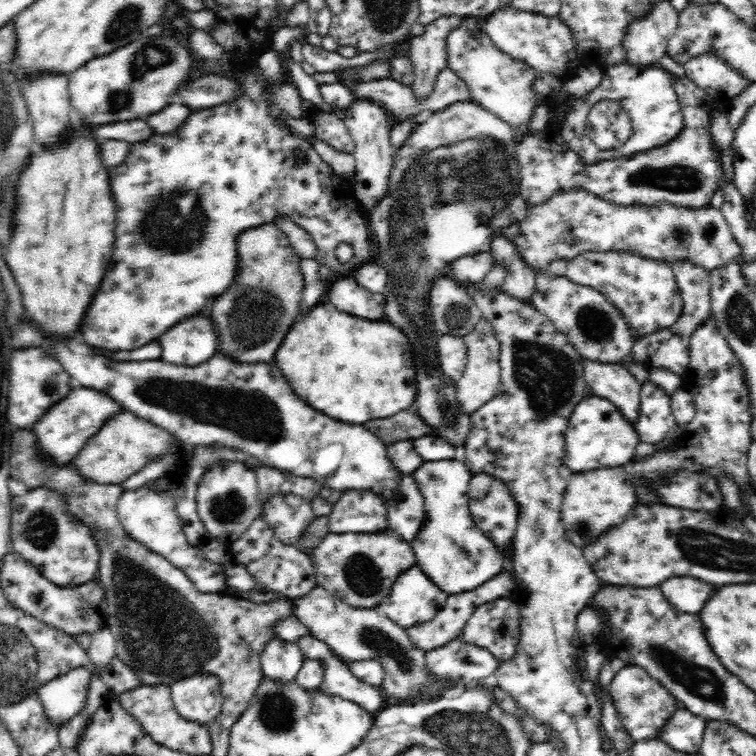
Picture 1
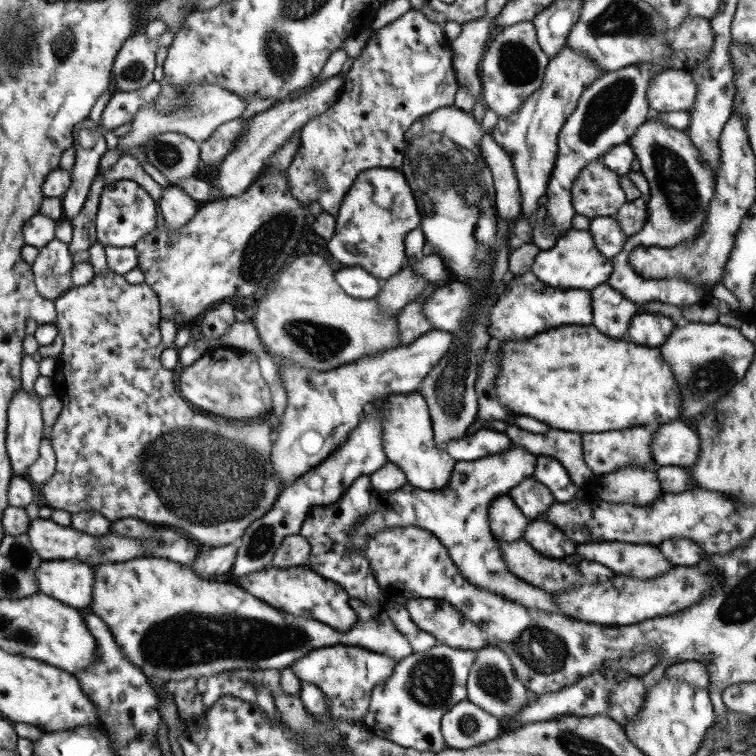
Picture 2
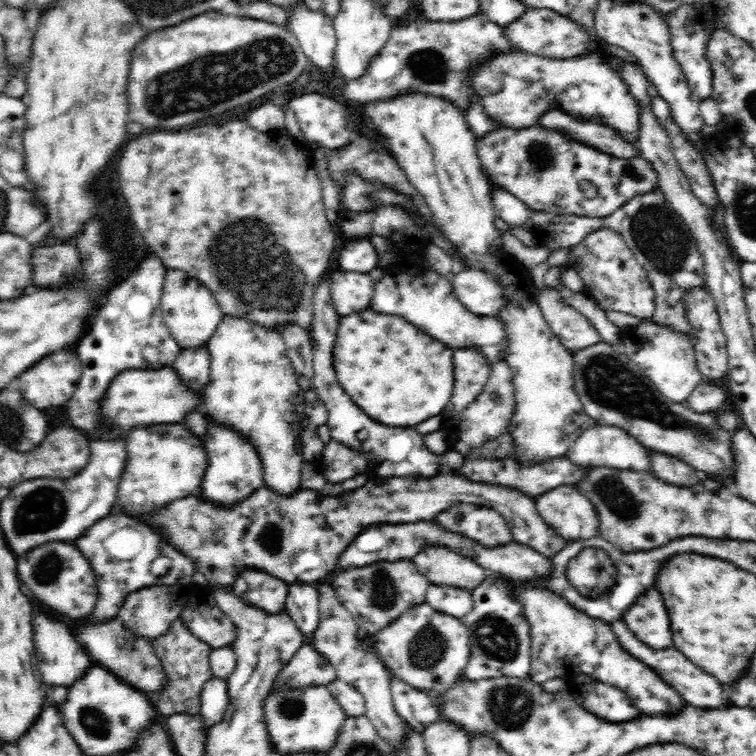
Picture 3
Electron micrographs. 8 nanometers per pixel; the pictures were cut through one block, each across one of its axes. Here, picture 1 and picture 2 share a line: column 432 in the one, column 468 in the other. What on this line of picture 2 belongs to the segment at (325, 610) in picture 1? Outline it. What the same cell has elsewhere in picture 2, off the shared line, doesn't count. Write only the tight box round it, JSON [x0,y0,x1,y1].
[466,644,527,722]

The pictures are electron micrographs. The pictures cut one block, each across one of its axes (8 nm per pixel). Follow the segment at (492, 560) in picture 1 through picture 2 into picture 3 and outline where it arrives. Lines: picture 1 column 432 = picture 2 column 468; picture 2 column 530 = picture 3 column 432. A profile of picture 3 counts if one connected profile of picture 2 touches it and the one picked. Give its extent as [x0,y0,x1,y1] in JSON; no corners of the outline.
[311,276,473,619]

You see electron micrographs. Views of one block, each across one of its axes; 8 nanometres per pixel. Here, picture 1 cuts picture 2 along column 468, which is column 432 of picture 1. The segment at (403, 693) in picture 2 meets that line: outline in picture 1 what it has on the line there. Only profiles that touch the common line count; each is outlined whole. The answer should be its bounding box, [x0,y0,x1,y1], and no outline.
[427,636,501,687]

